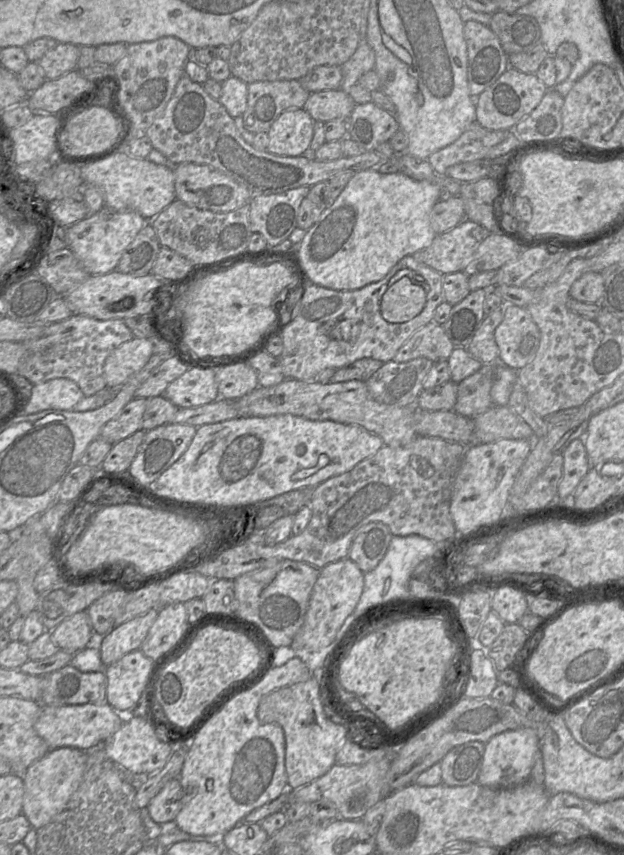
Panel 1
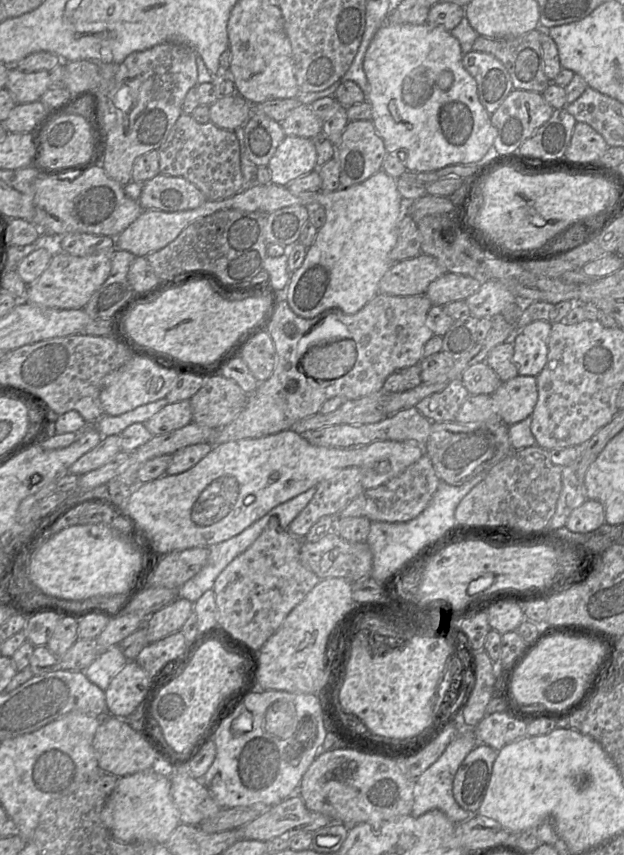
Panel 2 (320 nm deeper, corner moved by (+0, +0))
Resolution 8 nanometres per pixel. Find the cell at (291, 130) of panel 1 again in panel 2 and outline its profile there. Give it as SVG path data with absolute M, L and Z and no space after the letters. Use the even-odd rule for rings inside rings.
M285 136L269 160L271 183L287 186L291 181L317 169L312 139Z

